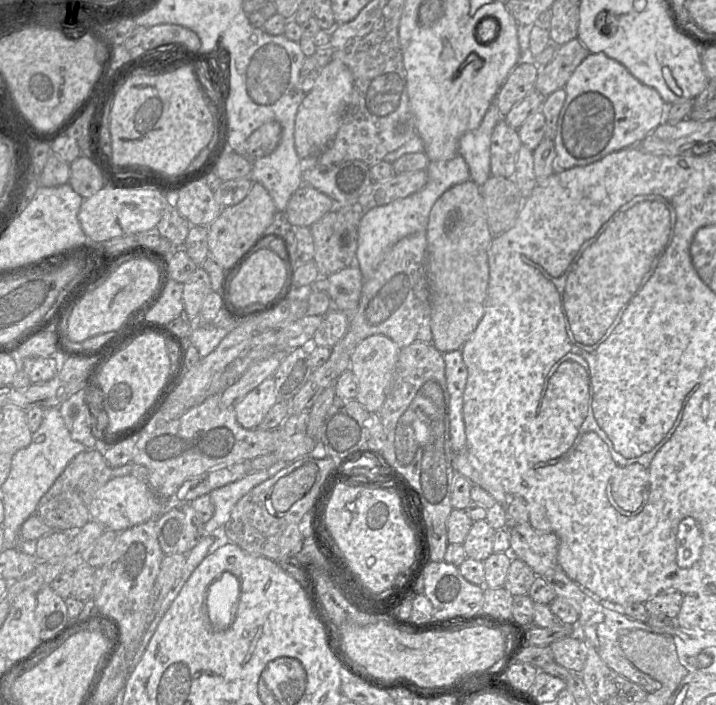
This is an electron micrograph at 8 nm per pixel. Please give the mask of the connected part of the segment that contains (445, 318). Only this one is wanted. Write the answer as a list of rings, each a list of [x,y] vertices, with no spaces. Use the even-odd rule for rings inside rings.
[[[469,179],[444,192],[430,211],[426,235],[432,344],[444,354],[463,347],[485,311],[489,246],[495,235],[487,223],[480,186]]]

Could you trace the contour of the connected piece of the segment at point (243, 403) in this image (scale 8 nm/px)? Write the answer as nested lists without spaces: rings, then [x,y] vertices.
[[[266,378],[235,405],[236,419],[245,429],[257,428],[276,402],[274,379]]]

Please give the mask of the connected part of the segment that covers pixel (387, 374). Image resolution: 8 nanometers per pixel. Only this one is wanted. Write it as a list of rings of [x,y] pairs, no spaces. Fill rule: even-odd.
[[[375,334],[362,340],[354,349],[349,370],[358,385],[356,400],[369,412],[377,413],[382,406],[394,377],[400,348],[389,337]]]

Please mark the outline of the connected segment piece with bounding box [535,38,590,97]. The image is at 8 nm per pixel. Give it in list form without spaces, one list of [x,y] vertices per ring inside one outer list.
[[[574,38],[557,48],[553,59],[544,67],[540,67],[535,88],[548,97],[566,83],[580,63],[590,51],[578,38]]]

